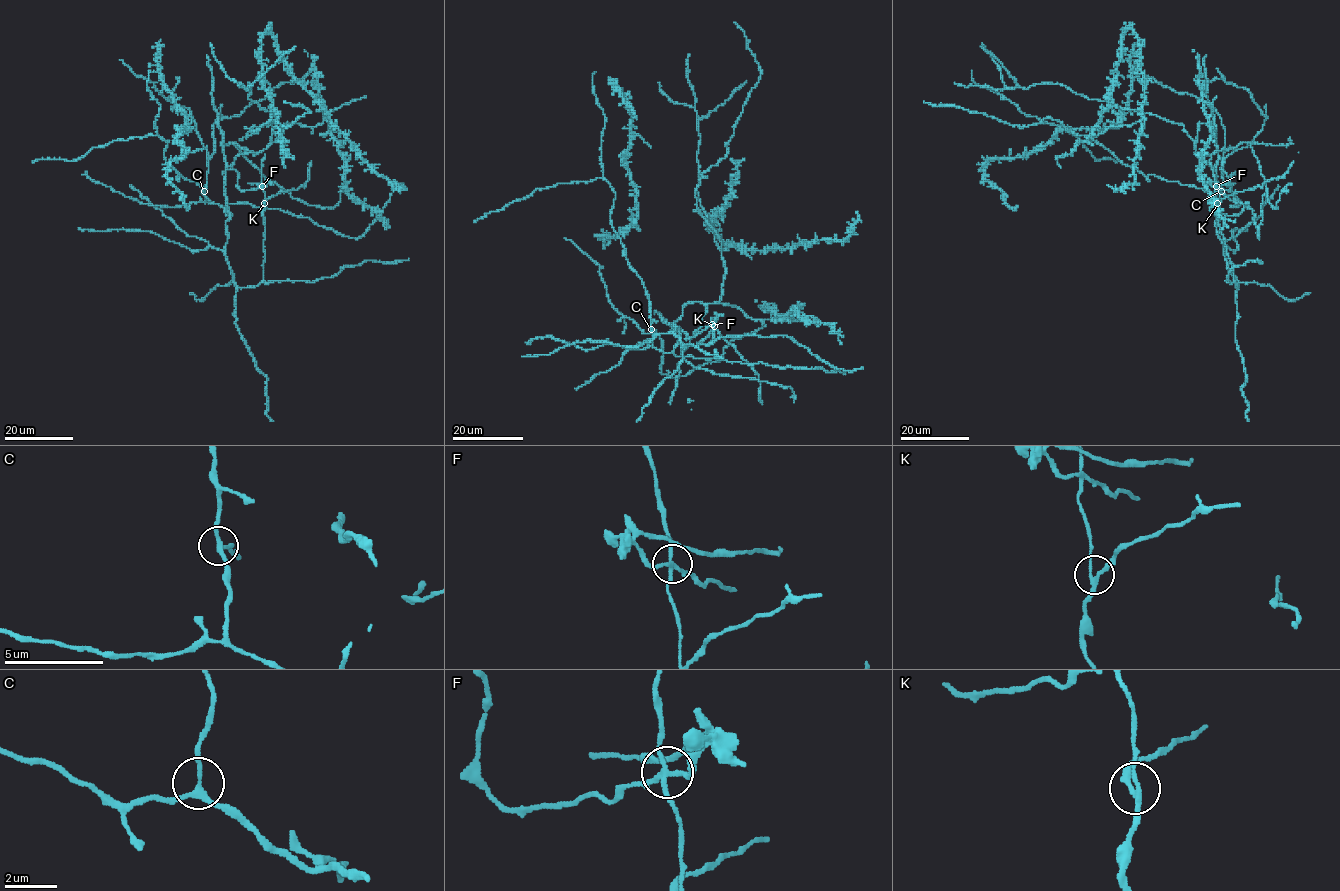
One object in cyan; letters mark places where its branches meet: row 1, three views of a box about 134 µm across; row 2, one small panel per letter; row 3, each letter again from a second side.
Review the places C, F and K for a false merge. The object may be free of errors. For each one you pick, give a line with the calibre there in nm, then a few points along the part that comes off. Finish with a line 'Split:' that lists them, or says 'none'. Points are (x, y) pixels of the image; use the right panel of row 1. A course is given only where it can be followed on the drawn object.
F: 180 nm thick; foreign part runs (1216, 186), (1230, 189), (1227, 174), (1220, 169), (1224, 173)
Split: F

